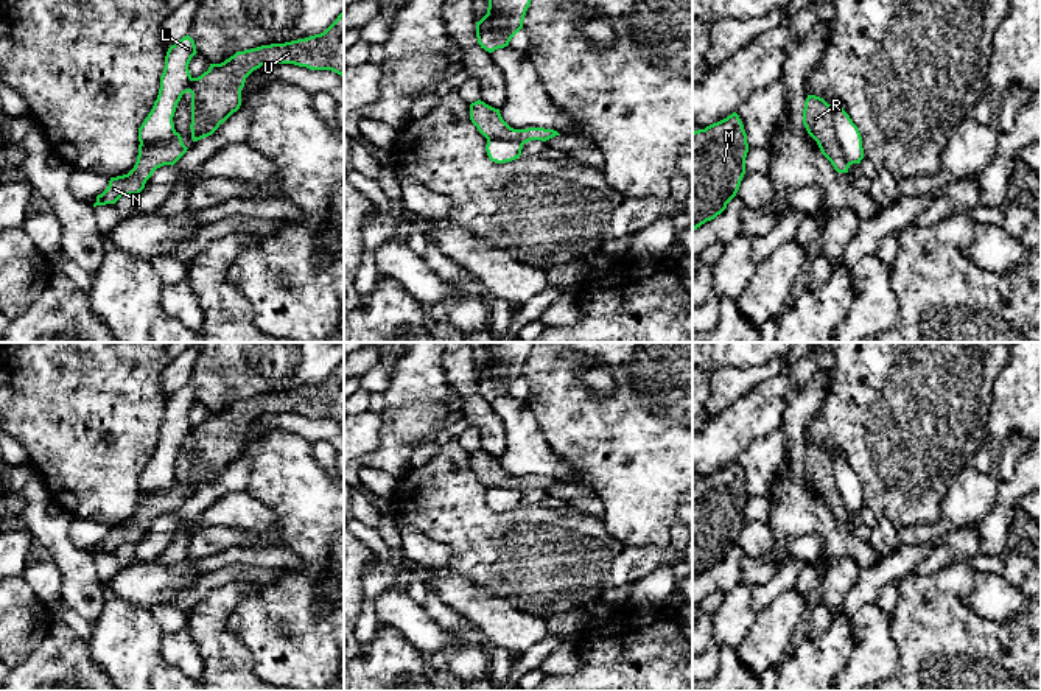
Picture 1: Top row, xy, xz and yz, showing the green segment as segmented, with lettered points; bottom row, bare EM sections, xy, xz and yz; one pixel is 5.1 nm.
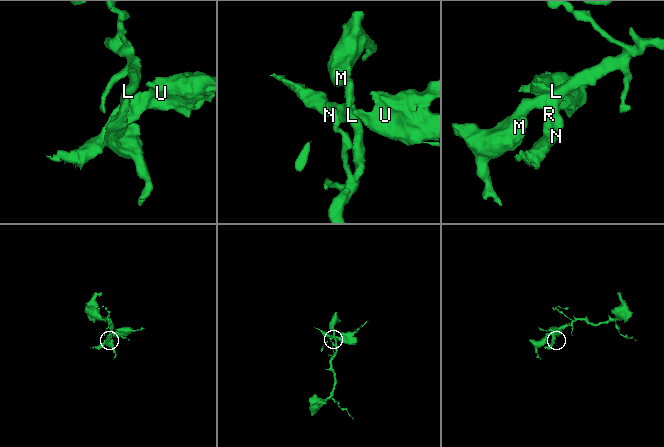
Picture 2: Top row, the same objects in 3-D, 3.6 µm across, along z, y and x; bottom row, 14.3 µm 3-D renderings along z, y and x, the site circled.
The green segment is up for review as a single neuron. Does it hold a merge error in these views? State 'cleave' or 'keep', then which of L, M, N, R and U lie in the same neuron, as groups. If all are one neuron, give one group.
cleave; L M / N R U

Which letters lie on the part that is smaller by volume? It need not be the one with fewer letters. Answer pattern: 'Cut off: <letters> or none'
Cut off: N, R, U

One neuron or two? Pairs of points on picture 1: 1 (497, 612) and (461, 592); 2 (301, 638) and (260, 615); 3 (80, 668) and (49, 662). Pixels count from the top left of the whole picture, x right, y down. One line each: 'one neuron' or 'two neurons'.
1: one neuron
2: one neuron
3: one neuron

